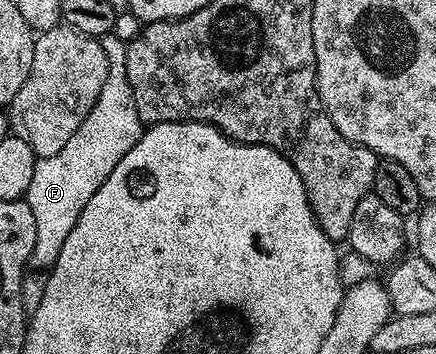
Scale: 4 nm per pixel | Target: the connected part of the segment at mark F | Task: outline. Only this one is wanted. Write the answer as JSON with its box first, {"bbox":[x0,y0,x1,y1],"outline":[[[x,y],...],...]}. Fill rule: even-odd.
{"bbox":[26,32,146,271],"outline":[[[114,32],[99,38],[99,43],[102,51],[106,51],[108,70],[106,83],[102,83],[102,92],[98,94],[98,103],[94,103],[82,127],[74,131],[58,155],[37,160],[34,176],[30,179],[26,198],[30,211],[34,211],[34,251],[30,265],[36,271],[51,270],[62,251],[62,243],[66,243],[70,231],[74,231],[74,223],[78,223],[78,215],[82,215],[82,207],[86,207],[94,191],[110,179],[110,171],[122,163],[126,151],[138,143],[146,128],[138,115],[134,91],[126,75],[127,44]]]}

